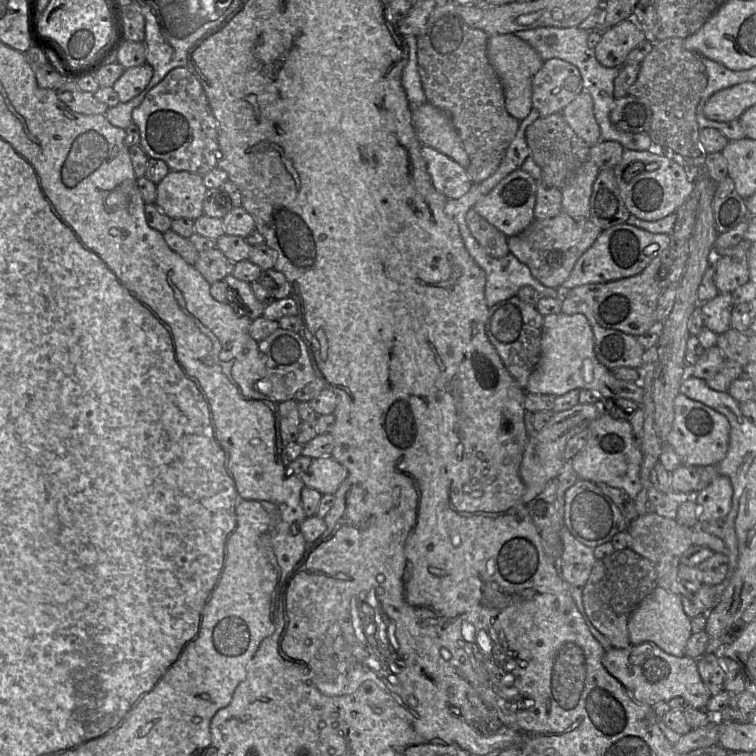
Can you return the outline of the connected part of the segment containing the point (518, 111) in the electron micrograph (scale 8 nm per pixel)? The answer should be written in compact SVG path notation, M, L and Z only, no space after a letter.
M514 34L489 36L487 57L502 83L506 111L518 121L525 119L533 108L532 78L543 60L529 44Z

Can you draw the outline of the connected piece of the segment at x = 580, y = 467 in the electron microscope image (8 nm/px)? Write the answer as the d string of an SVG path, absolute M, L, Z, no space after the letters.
M606 412L589 425L589 438L584 448L571 460L579 479L593 483L604 483L624 490L632 499L642 489L641 465L643 455L639 440L627 420L617 420Z

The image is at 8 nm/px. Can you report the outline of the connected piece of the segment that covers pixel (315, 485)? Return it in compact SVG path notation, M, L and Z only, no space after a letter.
M332 457L312 459L308 469L299 475L305 487L320 494L334 494L345 480L347 471Z

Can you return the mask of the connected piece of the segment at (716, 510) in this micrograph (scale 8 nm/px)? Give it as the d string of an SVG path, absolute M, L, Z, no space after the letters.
M719 475L705 489L695 494L697 518L699 524L716 519L725 519L728 515L733 496L731 481Z

